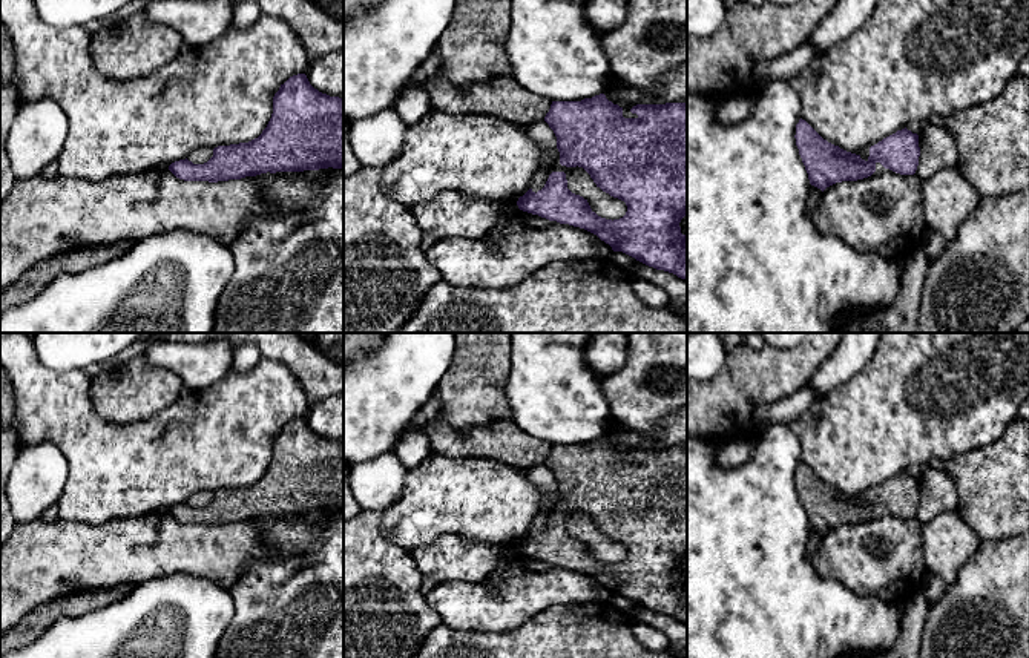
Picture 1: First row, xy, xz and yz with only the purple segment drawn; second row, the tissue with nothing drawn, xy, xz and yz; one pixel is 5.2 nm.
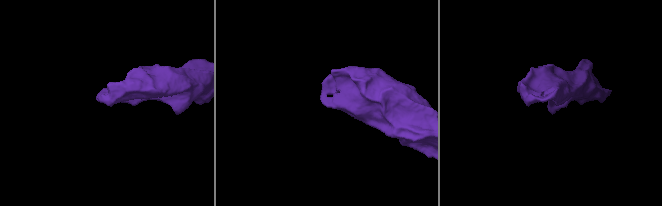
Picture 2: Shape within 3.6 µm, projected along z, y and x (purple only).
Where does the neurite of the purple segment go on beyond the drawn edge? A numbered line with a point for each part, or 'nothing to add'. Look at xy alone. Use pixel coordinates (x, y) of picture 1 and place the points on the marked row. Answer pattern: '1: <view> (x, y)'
nothing to add

